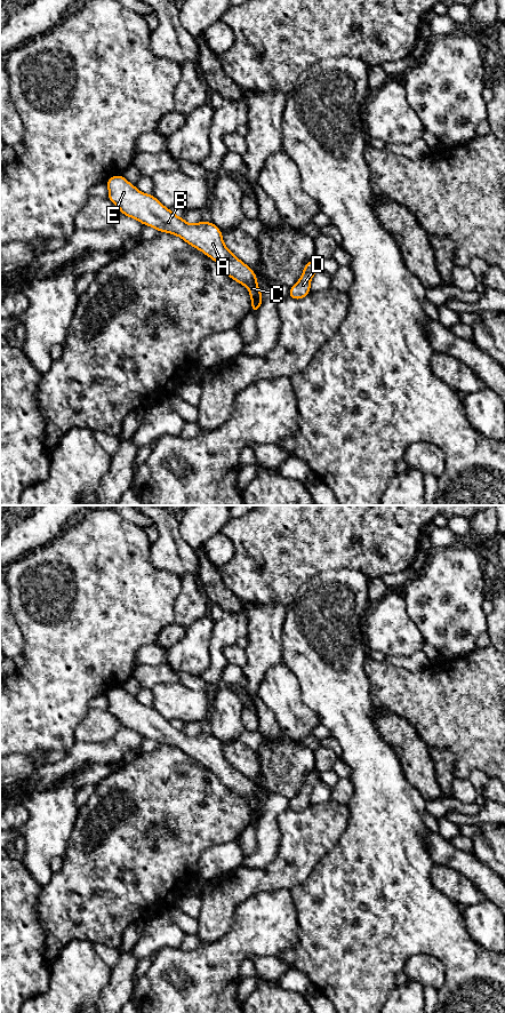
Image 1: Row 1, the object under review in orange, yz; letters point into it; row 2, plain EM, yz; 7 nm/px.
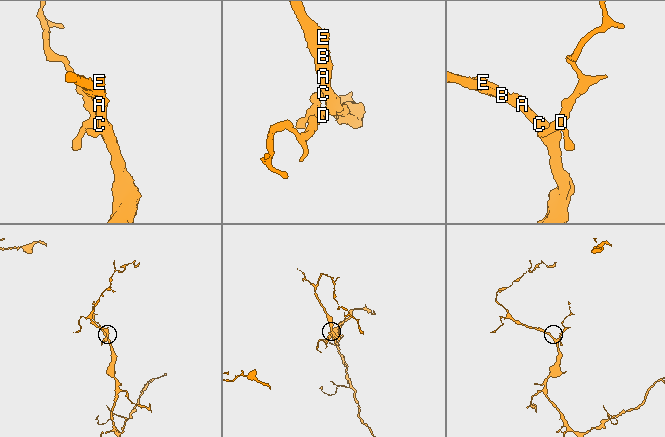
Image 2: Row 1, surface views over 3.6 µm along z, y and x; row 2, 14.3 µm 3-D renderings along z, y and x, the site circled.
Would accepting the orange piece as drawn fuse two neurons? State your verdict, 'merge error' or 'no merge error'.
no merge error

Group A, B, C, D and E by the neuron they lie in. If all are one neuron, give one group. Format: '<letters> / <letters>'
A B C D E

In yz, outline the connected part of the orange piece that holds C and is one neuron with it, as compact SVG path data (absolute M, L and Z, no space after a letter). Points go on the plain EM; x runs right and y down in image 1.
M113 687L107 693L107 711L122 727L131 729L158 744L167 744L182 750L186 756L214 772L222 783L235 795L247 799L250 806L250 823L256 825L263 816L263 807L252 781L226 760L219 740L203 732L190 736L175 727L154 708L141 704L123 687Z

